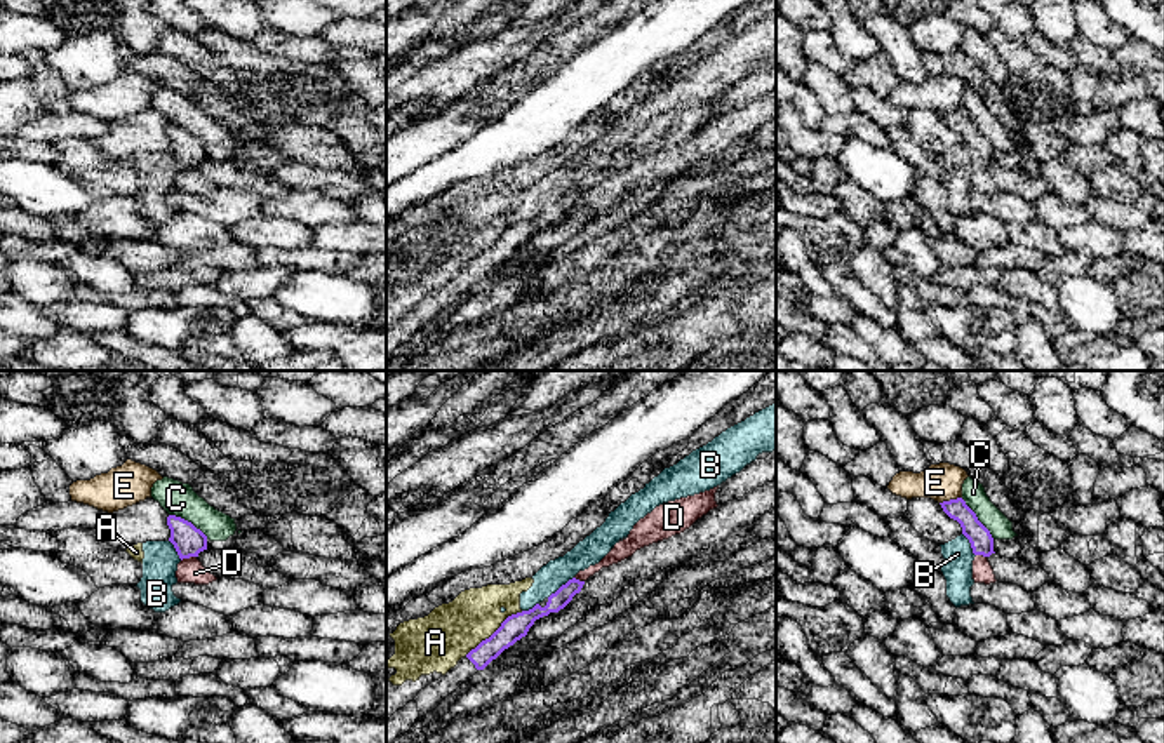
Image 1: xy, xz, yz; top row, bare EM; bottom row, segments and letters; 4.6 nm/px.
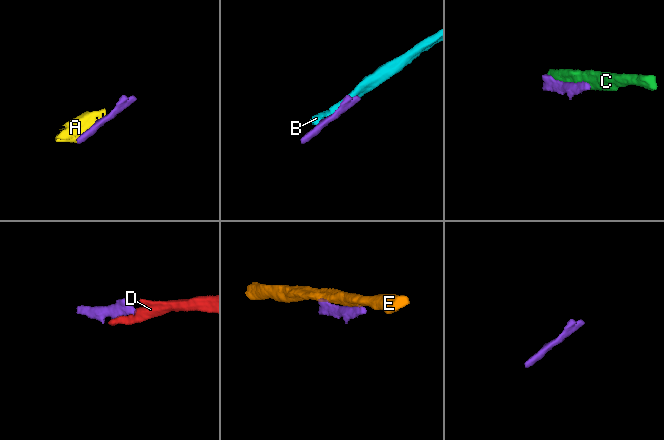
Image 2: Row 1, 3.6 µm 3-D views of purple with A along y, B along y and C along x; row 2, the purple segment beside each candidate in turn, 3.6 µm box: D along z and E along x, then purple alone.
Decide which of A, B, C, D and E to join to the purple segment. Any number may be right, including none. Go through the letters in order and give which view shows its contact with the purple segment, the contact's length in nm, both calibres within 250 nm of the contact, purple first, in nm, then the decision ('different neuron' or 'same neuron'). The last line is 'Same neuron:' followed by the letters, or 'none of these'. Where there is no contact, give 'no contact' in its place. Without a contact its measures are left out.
A: xz | 340 nm | 120/260 nm | different neuron
B: xz | 160 nm | 90/130 nm | different neuron
C: yz | 240 nm | 110/110 nm | different neuron
D: xy | 80 nm | 140/110 nm | same neuron
E: yz | 110 nm | 110/180 nm | different neuron
Same neuron: D

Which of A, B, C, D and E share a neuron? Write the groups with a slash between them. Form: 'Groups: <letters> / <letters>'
Groups: A B / C / D / E

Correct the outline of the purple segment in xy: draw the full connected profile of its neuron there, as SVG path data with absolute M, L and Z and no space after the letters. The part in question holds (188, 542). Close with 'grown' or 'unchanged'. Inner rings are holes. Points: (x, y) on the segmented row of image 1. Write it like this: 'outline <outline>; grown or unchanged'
outline M169 515L167 525L171 529L169 541L174 545L181 562L177 564L177 583L209 585L217 578L211 574L197 559L200 552L207 550L207 536L191 522Z; grown

